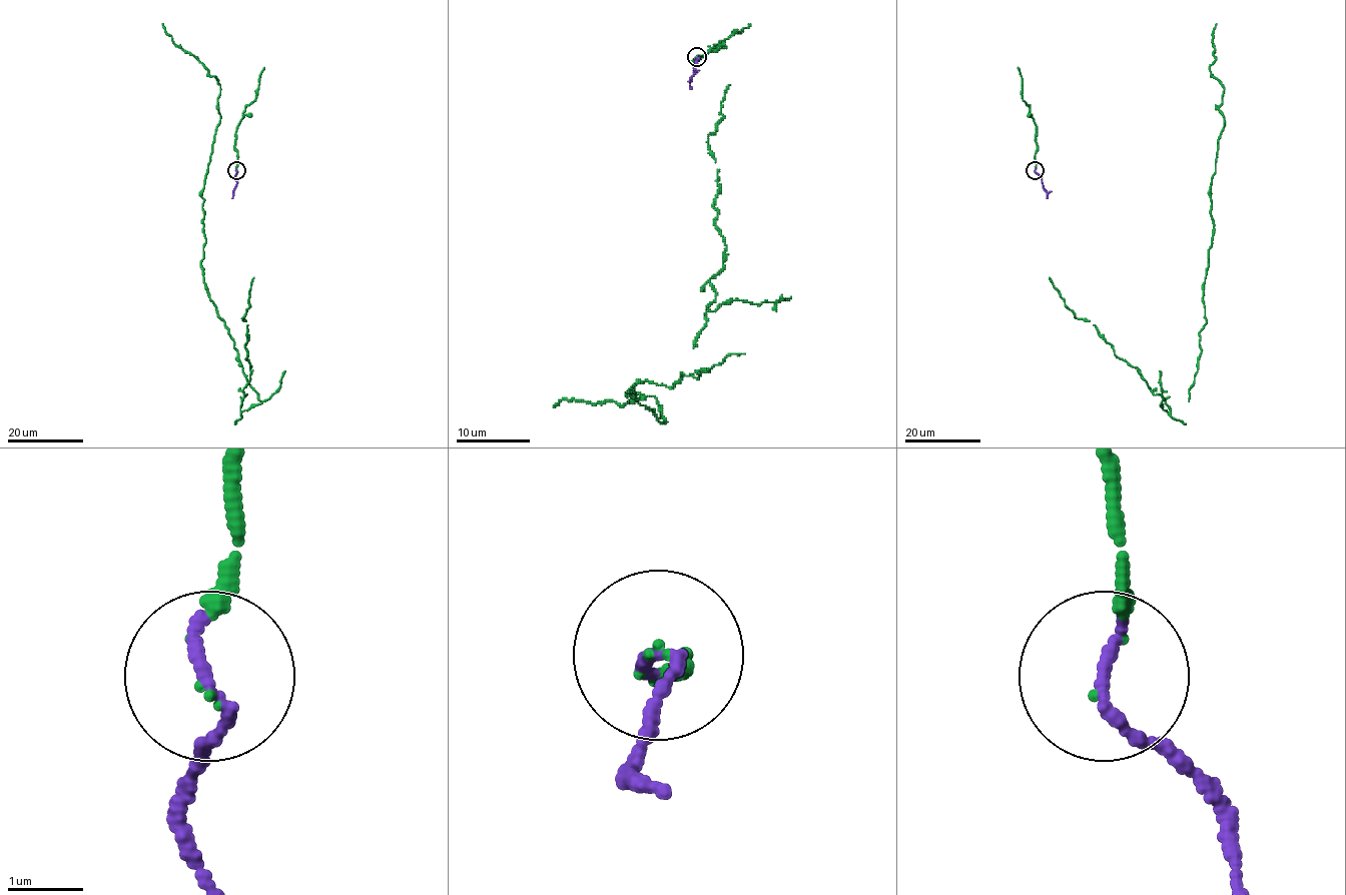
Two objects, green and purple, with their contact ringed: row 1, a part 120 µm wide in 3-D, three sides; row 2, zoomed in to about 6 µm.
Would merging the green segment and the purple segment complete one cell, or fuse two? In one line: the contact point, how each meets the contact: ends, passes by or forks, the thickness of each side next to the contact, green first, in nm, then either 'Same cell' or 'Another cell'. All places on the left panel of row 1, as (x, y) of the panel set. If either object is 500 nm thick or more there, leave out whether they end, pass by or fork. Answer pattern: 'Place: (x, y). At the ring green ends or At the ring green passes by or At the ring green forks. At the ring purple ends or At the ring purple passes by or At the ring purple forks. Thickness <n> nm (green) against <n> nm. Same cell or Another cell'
Place: (236, 170). At the ring green ends. At the ring purple ends. Thickness 40 nm (green) against 180 nm. Same cell

